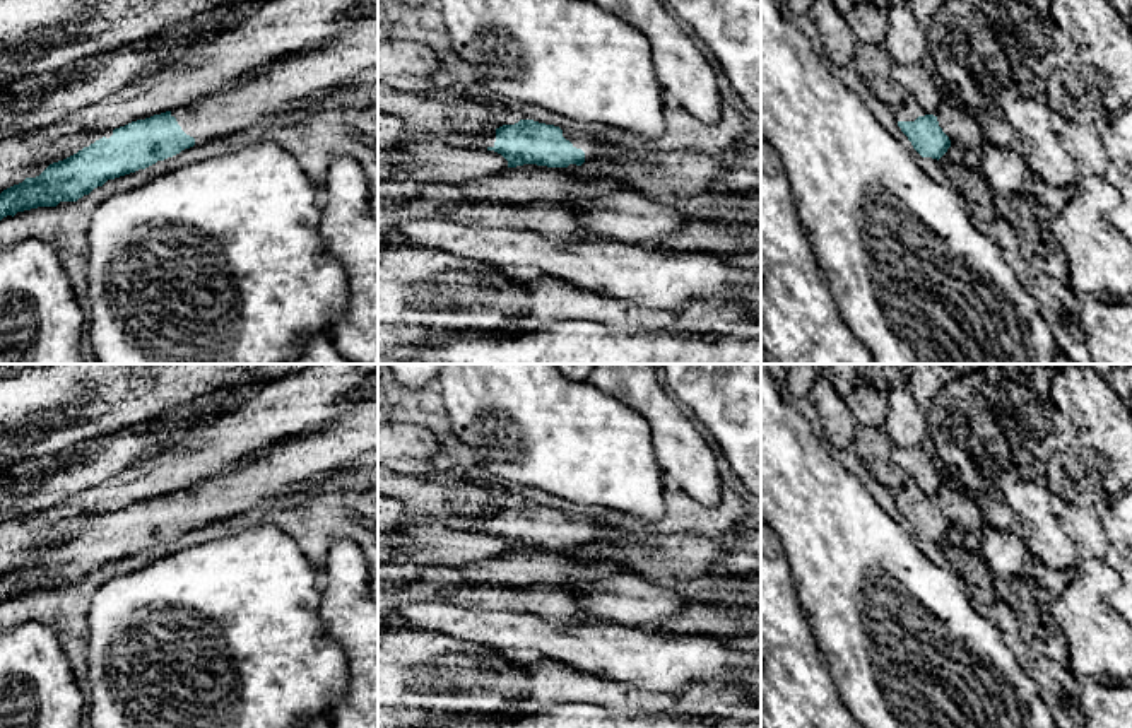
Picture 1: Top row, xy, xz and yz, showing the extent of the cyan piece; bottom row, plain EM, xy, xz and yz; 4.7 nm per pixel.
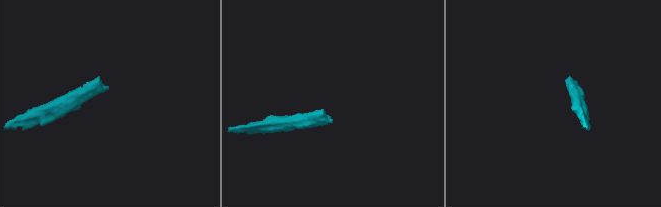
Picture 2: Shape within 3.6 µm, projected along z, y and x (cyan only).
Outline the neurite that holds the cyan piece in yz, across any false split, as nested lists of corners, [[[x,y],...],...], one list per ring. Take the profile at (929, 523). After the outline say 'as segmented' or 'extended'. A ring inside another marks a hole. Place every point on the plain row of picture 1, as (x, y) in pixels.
[[[911,478],[894,494],[898,509],[922,540],[940,542],[951,530],[949,520],[939,509],[937,499],[929,497]]]; extended

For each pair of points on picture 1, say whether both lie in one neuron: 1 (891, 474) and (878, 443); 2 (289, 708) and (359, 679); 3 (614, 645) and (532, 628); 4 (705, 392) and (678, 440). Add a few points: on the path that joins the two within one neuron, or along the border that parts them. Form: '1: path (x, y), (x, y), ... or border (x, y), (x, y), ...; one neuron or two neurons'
1: path (884, 467), (878, 458), (878, 450); one neuron
2: border (341, 645), (346, 655), (346, 689), (330, 710); two neurons
3: path (594, 645), (566, 645), (553, 639); one neuron
4: border (664, 385), (693, 417); two neurons

